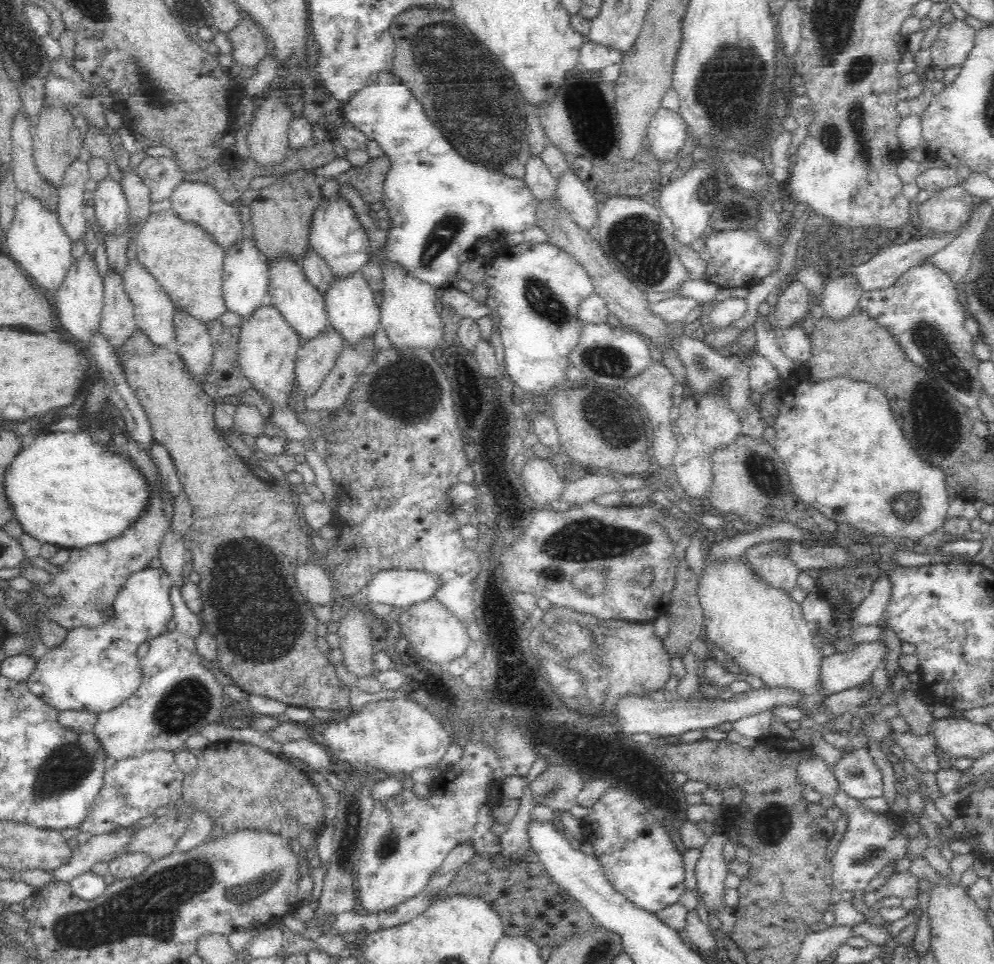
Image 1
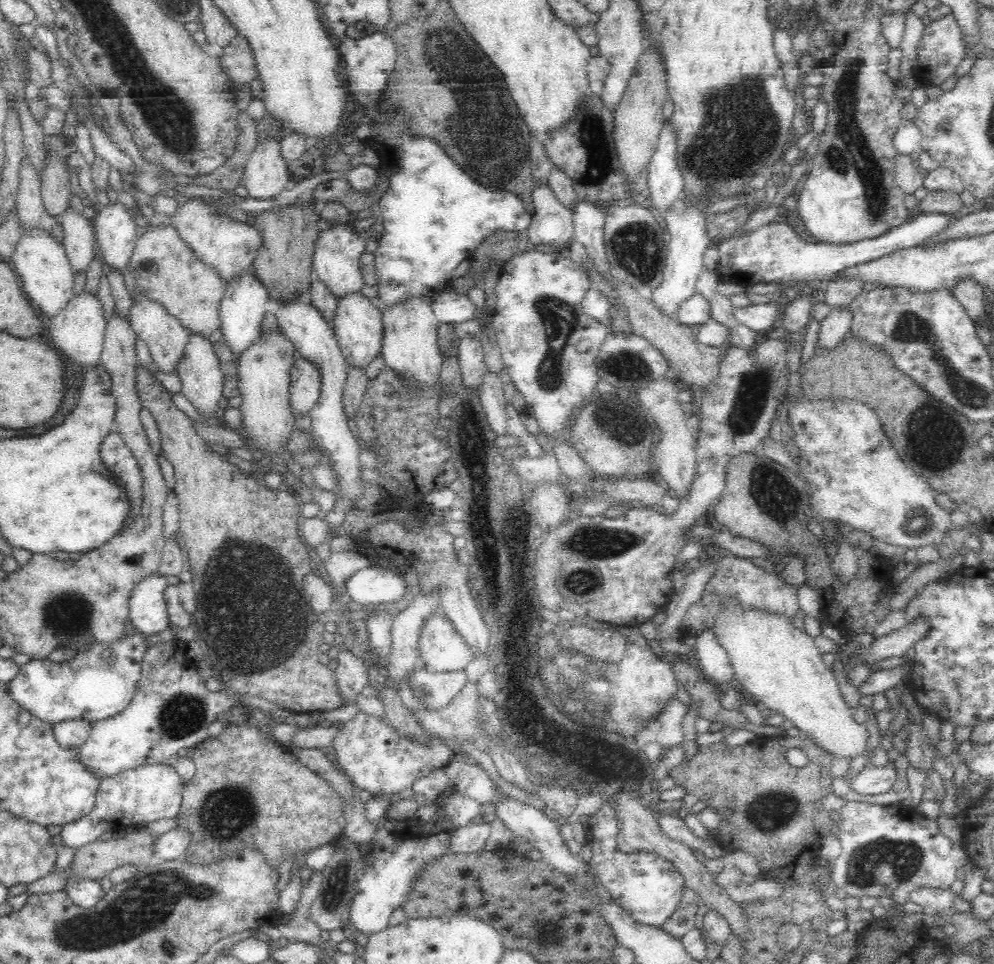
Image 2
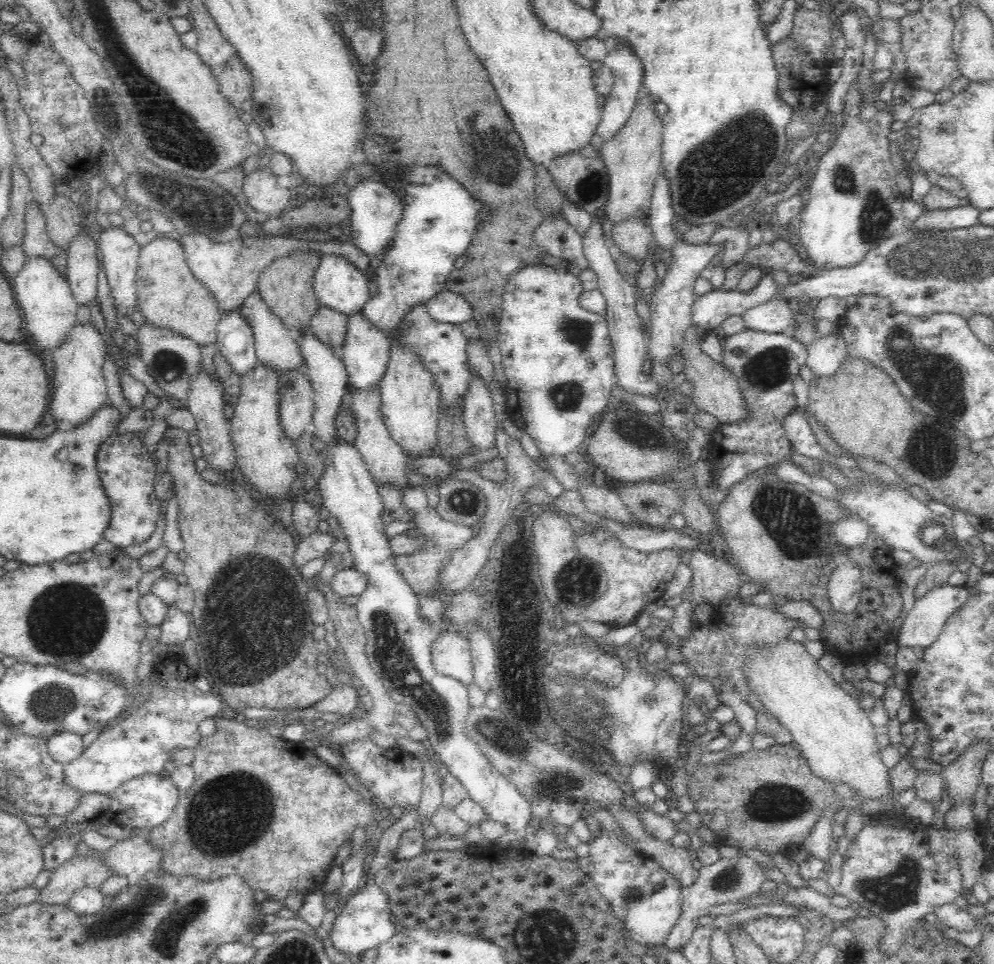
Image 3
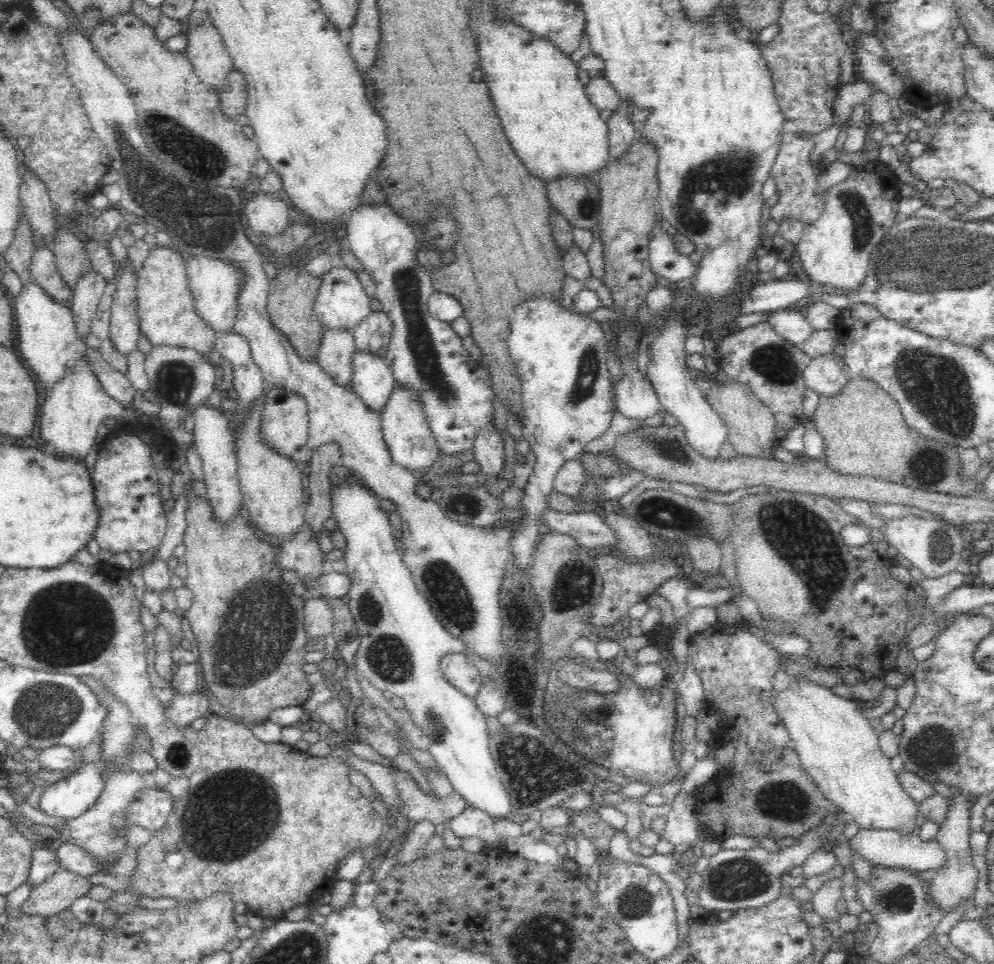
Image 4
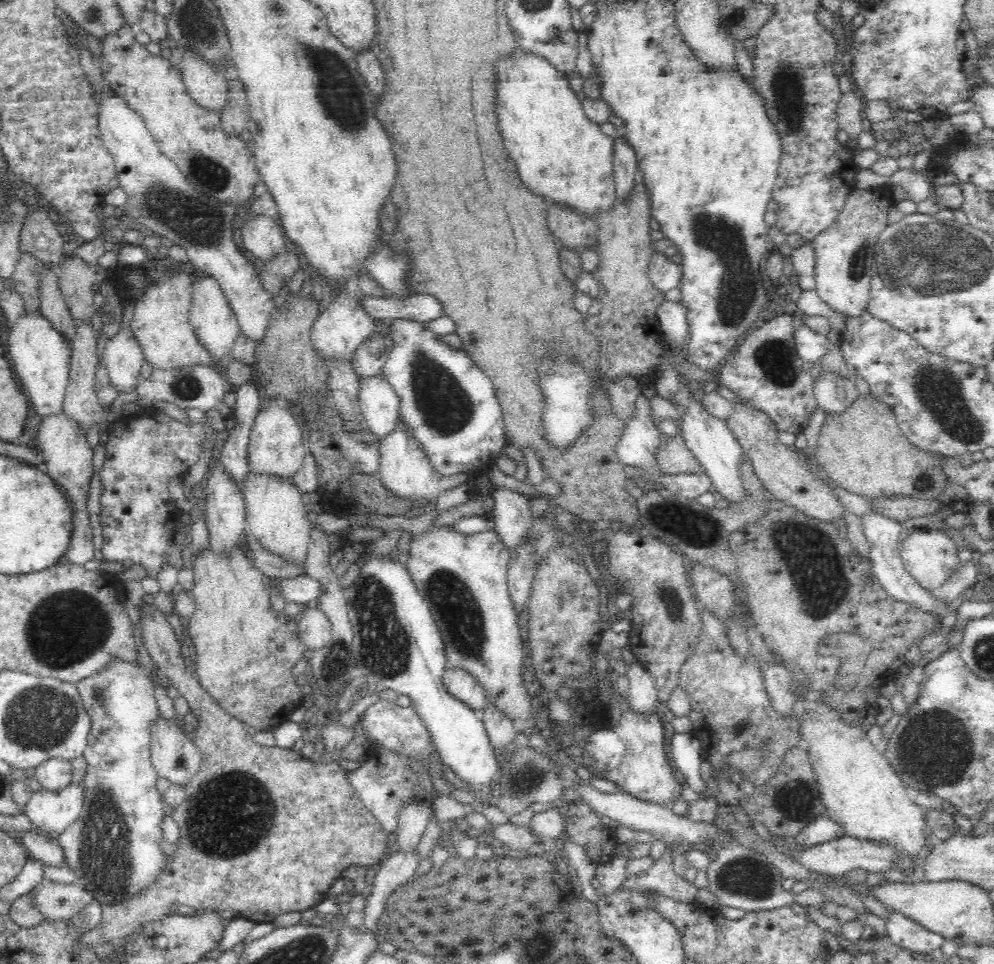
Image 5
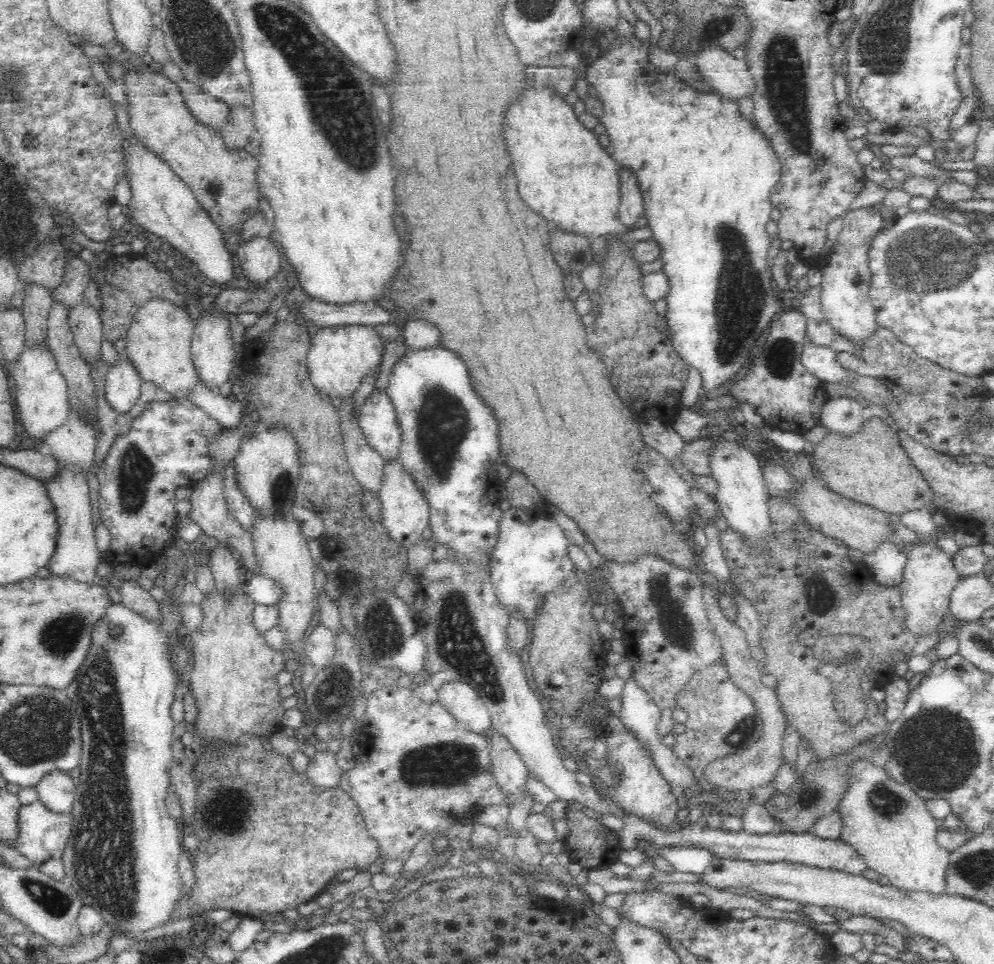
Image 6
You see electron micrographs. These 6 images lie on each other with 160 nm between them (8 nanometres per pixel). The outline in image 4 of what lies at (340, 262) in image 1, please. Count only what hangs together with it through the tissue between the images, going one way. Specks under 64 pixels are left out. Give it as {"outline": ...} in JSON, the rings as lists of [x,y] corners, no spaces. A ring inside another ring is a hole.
{"outline":[[[336,263],[327,274],[324,274],[324,281],[320,285],[313,311],[318,322],[324,326],[324,330],[346,329],[346,331],[352,331],[371,313],[370,304],[371,300],[366,296],[358,275]]]}

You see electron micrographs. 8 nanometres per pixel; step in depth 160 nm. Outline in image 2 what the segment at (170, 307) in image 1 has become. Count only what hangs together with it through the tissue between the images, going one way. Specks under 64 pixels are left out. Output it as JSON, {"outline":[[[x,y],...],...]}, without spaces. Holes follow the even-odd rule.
{"outline":[[[138,292],[129,323],[136,336],[146,342],[155,368],[164,374],[176,372],[177,364],[184,356],[184,351],[189,341],[189,332],[180,324],[180,321],[168,314],[158,302],[148,300],[148,297],[144,297],[142,293]]]}

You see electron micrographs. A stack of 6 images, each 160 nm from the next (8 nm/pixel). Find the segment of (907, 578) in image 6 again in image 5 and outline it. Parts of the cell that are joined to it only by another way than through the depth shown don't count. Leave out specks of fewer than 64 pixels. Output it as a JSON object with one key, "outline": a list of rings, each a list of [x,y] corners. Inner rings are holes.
{"outline":[[[925,529],[909,534],[906,539],[902,538],[899,553],[905,570],[916,579],[916,583],[922,589],[931,594],[956,573],[961,564],[957,556],[958,550],[959,547],[954,545],[953,540],[950,540],[947,534],[934,529]]]}

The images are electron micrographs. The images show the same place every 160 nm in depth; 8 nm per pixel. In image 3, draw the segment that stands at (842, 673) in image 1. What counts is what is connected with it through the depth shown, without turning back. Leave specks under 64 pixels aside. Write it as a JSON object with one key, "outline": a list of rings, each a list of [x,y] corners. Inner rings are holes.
{"outline":[[[946,584],[930,590],[922,598],[916,599],[914,606],[909,610],[901,624],[902,630],[894,635],[897,647],[912,646],[926,649],[934,644],[942,633],[942,627],[946,624],[946,619],[950,618],[951,614],[968,600],[970,592],[970,589],[964,585],[950,586]]]}

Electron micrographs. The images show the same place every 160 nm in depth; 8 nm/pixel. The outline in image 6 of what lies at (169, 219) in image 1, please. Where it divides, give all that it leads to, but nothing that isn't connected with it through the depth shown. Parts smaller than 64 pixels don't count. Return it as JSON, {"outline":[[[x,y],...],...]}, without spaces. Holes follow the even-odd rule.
{"outline":[[[162,298],[150,300],[138,309],[132,319],[130,328],[124,336],[124,353],[128,361],[136,367],[136,373],[142,377],[143,382],[153,382],[174,398],[187,397],[184,394],[188,394],[198,382],[198,373],[191,357],[194,329],[195,325],[186,309]]]}

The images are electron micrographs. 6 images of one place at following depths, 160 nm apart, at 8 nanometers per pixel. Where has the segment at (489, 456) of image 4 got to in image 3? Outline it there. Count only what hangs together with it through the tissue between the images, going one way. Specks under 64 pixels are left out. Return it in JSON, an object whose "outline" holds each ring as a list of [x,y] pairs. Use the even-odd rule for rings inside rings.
{"outline":[[[478,373],[471,375],[473,379],[469,382],[468,392],[463,398],[463,423],[471,448],[482,452],[495,448],[498,424],[488,387]]]}

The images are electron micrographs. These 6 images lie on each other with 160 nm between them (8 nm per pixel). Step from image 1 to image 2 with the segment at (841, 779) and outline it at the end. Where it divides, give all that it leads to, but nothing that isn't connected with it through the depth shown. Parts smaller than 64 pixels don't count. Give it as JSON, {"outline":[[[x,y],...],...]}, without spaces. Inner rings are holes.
{"outline":[[[870,763],[854,778],[850,789],[855,795],[880,795],[893,790],[897,782],[896,771],[892,766],[877,767]]]}

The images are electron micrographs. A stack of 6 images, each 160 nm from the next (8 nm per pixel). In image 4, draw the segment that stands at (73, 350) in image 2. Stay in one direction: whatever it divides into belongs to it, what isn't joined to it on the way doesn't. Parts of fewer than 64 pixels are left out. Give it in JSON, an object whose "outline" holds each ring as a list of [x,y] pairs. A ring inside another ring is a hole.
{"outline":[[[78,359],[71,371],[62,379],[59,380],[47,393],[42,404],[42,416],[40,416],[40,440],[44,440],[43,448],[49,450],[54,457],[58,459],[72,459],[72,461],[84,461],[88,453],[96,444],[96,433],[98,426],[102,424],[104,418],[115,418],[121,422],[130,422],[136,418],[124,411],[123,404],[114,400],[106,393],[98,377],[92,373],[90,365],[86,363],[86,359]]]}

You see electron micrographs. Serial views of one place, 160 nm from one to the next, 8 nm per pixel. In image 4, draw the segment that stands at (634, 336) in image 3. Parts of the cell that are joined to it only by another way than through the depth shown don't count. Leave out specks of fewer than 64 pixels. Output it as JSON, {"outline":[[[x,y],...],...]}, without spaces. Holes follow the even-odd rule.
{"outline":[[[622,359],[625,376],[613,385],[615,408],[626,418],[643,422],[662,410],[653,384],[642,377],[634,359]]]}

